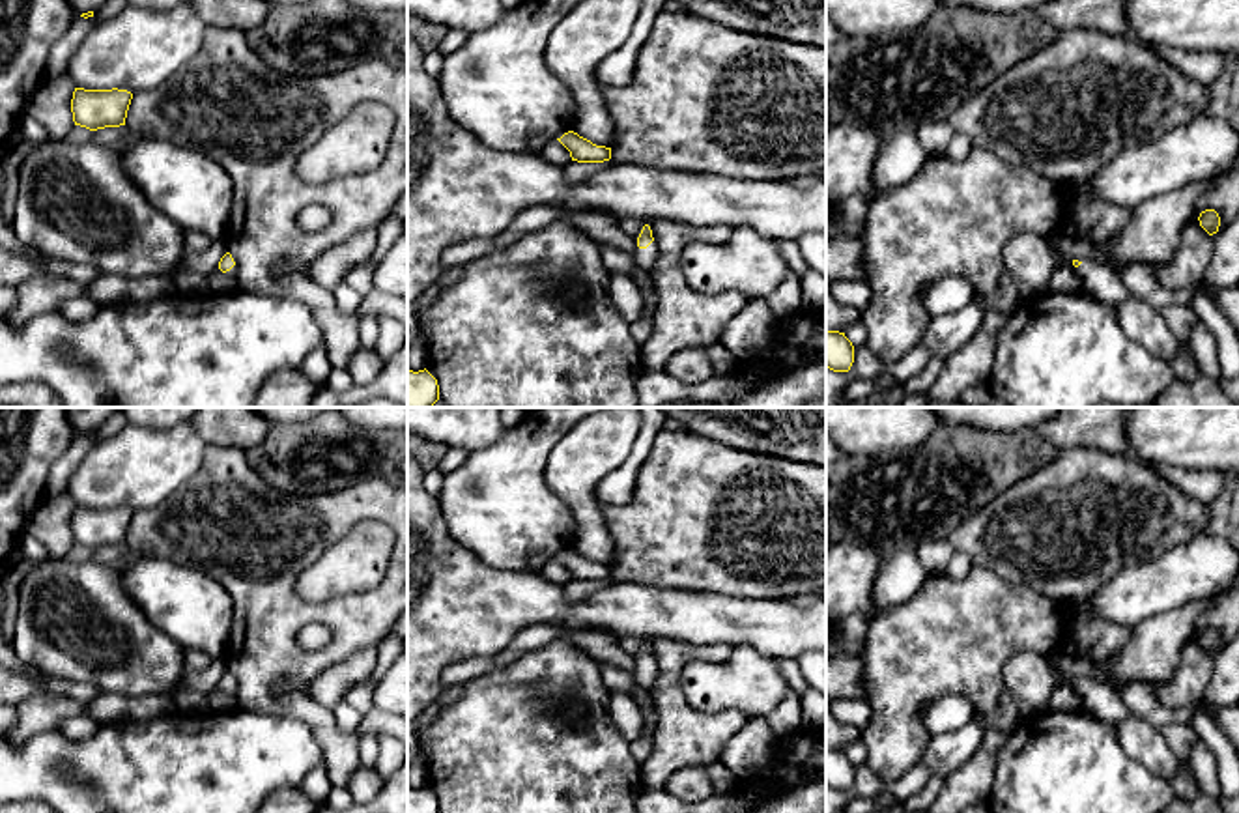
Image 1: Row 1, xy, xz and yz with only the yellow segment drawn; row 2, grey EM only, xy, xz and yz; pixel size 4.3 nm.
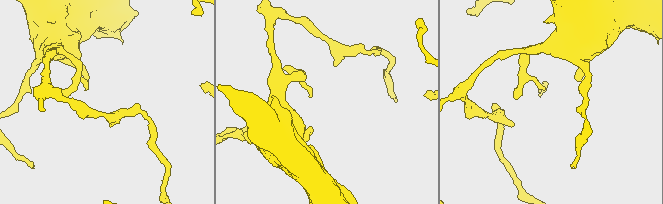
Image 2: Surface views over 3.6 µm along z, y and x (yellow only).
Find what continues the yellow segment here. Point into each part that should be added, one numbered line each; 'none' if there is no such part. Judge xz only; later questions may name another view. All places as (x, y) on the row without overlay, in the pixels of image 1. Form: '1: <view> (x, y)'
1: xz (645, 677)

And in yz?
1: yz (1099, 699)

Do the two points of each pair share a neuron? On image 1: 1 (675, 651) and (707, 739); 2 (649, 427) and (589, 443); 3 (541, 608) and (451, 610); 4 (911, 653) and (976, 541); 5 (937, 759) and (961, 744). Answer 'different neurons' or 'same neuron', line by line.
1: same neuron
2: different neurons
3: same neuron
4: different neurons
5: same neuron

